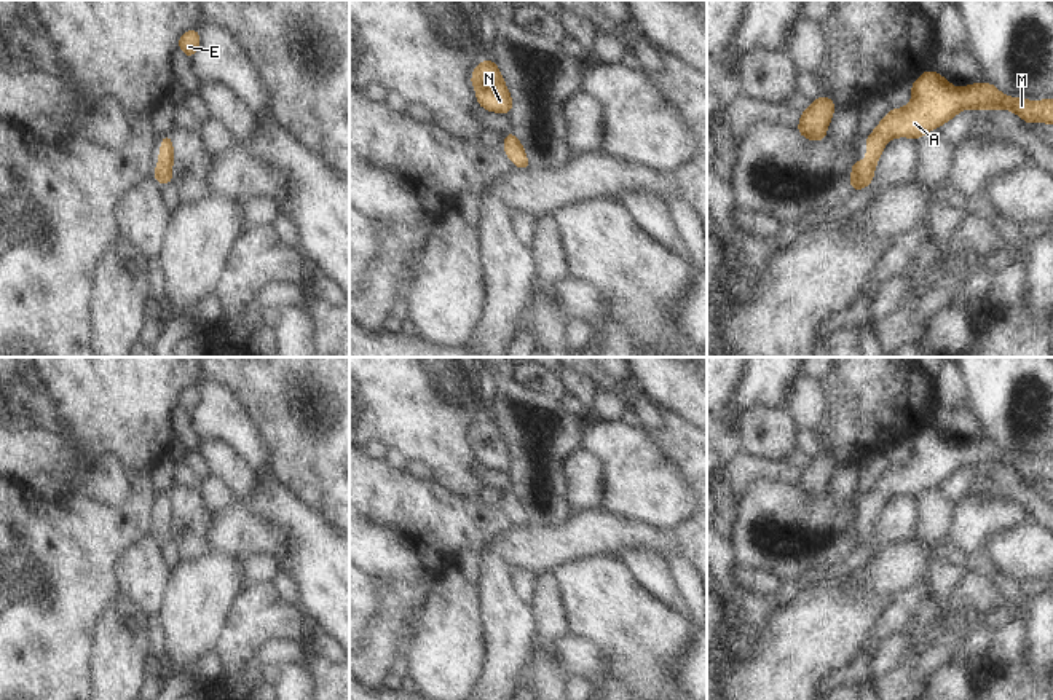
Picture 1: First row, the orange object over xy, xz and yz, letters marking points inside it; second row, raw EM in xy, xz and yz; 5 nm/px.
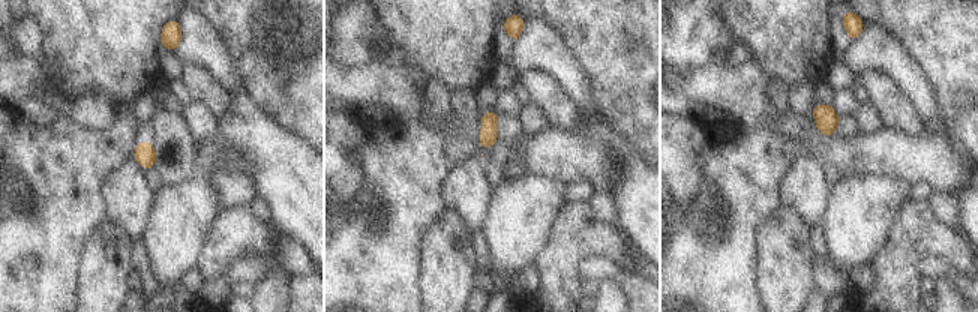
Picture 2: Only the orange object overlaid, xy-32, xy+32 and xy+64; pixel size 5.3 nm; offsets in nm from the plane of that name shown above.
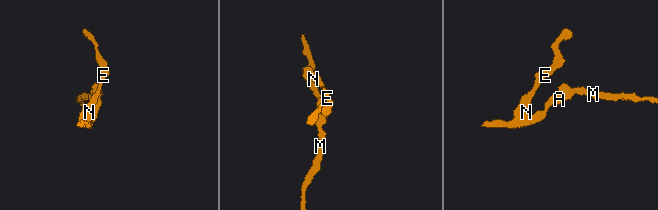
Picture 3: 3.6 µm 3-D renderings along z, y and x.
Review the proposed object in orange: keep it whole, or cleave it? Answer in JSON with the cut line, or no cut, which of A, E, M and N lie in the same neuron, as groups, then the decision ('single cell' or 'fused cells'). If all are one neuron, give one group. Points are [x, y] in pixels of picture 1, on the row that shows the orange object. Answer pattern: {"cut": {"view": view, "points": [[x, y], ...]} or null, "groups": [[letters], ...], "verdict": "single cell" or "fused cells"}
{"cut": null, "groups": [["A", "E", "M", "N"]], "verdict": "single cell"}

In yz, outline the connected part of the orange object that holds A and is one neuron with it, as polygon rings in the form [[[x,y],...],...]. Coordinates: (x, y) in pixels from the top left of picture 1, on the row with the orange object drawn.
[[[925,70],[911,85],[913,100],[903,108],[892,108],[866,136],[866,161],[855,159],[849,179],[852,191],[873,182],[874,167],[890,139],[911,137],[919,140],[925,132],[938,129],[965,108],[991,110],[1007,108],[1029,126],[1032,121],[1053,124],[1053,99],[1026,100],[1004,96],[994,85],[975,83],[954,88],[938,72]]]

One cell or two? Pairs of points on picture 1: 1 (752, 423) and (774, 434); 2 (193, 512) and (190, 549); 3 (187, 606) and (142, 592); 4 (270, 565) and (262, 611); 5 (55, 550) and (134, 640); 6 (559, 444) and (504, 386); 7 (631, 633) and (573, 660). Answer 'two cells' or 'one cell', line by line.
1: one cell
2: one cell
3: two cells
4: two cells
5: two cells
6: one cell
7: two cells

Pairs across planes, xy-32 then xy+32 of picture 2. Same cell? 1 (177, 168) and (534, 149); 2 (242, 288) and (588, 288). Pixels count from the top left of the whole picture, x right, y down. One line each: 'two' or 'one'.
1: two
2: one

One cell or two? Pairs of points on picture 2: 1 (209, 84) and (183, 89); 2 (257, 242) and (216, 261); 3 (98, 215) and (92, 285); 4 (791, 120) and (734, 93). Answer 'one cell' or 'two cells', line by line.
1: two cells
2: one cell
3: two cells
4: one cell

